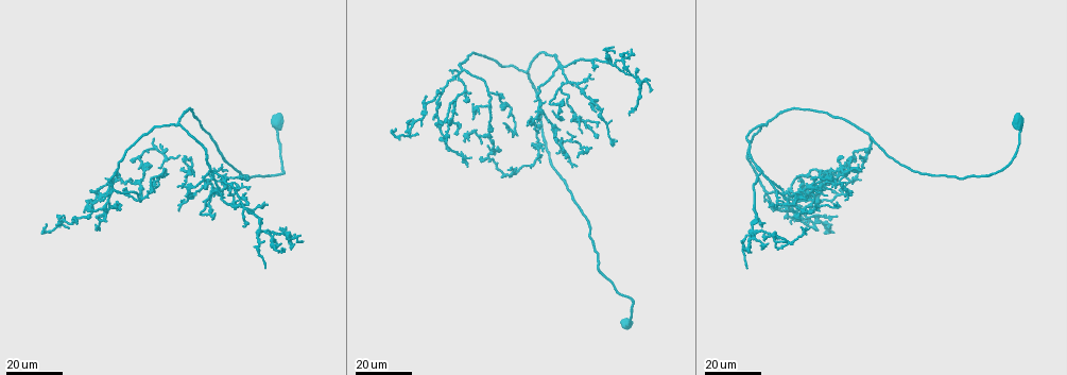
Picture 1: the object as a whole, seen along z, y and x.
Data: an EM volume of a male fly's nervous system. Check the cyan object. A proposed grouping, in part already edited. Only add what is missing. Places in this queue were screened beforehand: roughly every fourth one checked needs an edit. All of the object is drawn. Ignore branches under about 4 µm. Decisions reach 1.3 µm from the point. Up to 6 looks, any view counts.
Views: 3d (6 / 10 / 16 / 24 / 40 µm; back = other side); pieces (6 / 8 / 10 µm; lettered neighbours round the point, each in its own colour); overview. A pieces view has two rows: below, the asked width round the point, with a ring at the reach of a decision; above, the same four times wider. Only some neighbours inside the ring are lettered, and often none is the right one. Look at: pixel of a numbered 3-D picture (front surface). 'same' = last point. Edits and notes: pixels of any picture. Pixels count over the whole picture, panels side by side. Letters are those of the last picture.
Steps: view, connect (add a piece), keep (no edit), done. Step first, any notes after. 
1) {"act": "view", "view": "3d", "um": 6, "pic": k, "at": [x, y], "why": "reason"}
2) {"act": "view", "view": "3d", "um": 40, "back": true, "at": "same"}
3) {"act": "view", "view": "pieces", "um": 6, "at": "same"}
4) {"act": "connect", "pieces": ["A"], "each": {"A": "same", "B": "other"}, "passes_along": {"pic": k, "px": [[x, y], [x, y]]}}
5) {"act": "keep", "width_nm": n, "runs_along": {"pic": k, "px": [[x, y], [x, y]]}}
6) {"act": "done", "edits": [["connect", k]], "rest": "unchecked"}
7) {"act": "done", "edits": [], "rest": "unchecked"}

{"act": "view", "view": "3d", "um": 16, "pic": 1, "at": [449, 148]}

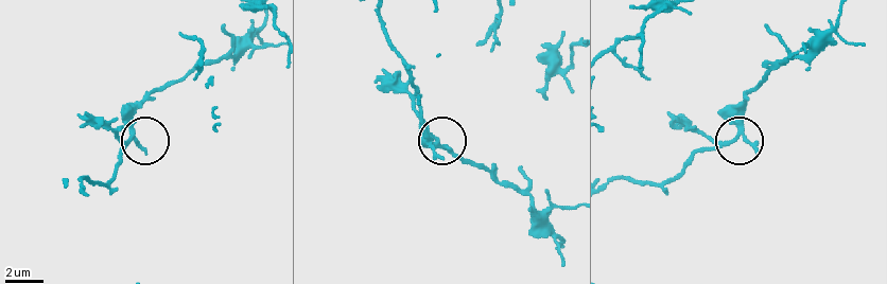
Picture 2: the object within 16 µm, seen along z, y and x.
{"act": "view", "view": "pieces", "um": 10, "pic": 2, "at": [758, 152], "why": "see the neighbours"}

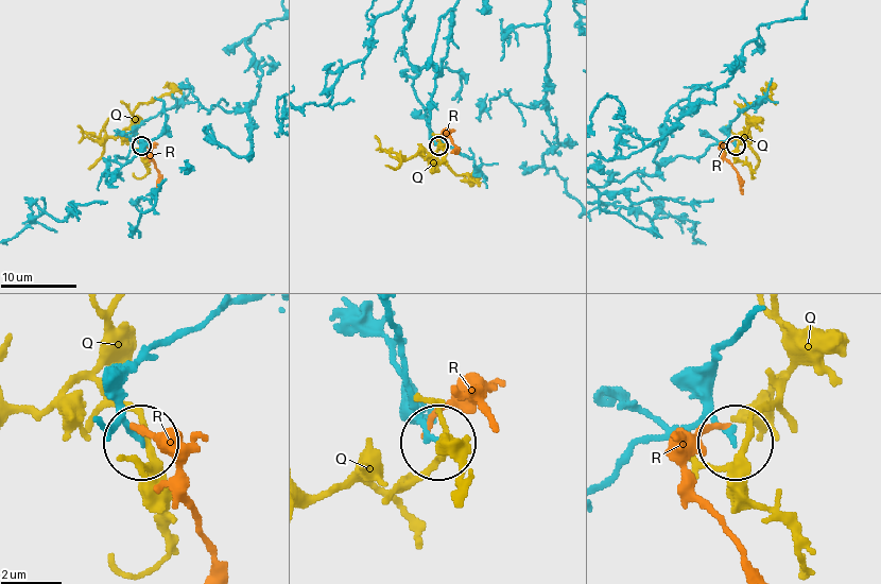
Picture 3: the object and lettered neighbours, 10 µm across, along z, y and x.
{"act": "keep", "width_nm": 180, "each": {"Q": "other", "R": "other"}, "runs_along": {"pic": 3, "px": [[625, 179], [733, 144]]}, "found": "no lettered piece goes on from it"}

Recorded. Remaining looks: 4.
{"act": "view", "view": "3d", "um": 16, "pic": 1, "at": [479, 112], "why": "thin end"}

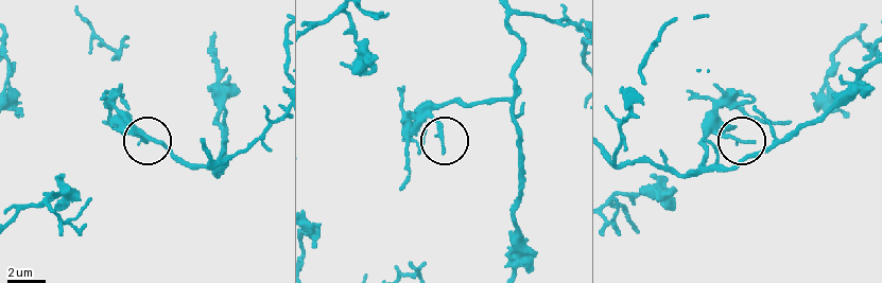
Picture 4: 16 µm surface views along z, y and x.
{"act": "view", "view": "pieces", "um": 6, "pic": 4, "at": [753, 140]}

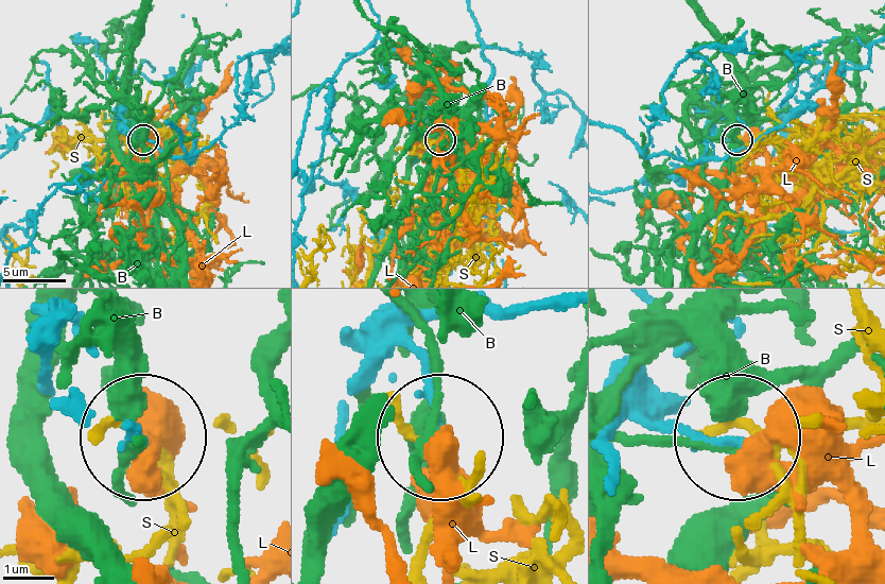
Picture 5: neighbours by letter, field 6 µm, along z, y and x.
{"act": "keep", "each": {"B": "other", "L": "other", "S": "other"}, "found": "none of them fits"}

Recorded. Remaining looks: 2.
{"act": "view", "view": "3d", "um": 16, "pic": 1, "at": [576, 165]}

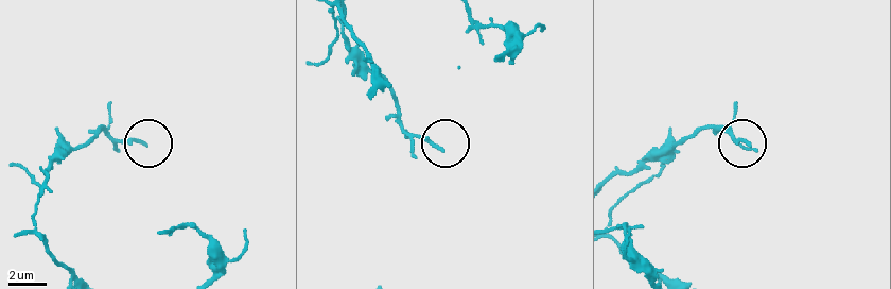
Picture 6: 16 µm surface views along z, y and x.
{"act": "view", "view": "pieces", "um": 10, "pic": 6, "at": [750, 142], "why": "see the neighbours"}

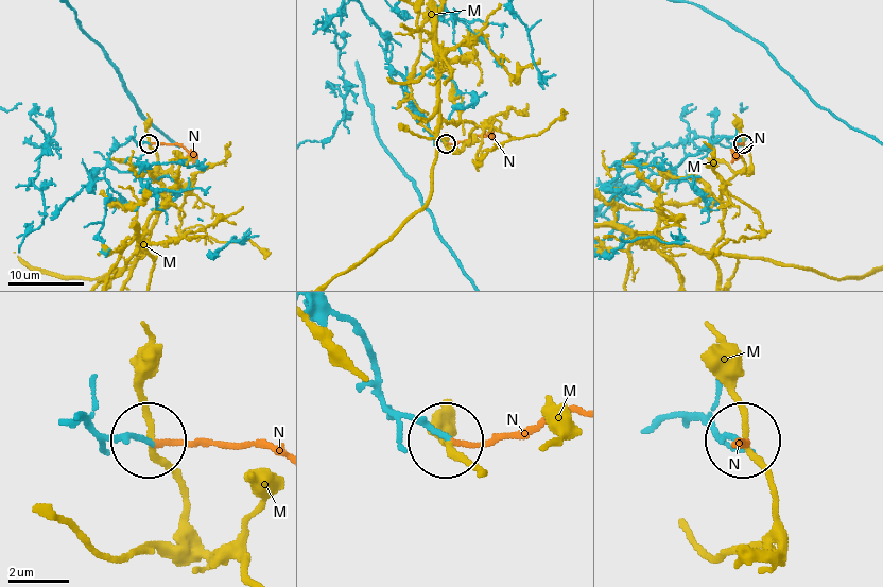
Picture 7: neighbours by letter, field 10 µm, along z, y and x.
{"act": "connect", "pieces": ["N"], "width_nm": 150, "each": {"M": "other", "N": "same"}, "passes_along": {"pic": 7, "px": [[691, 418], [713, 433], [749, 441], [742, 441]]}, "found": "the neuron continues"}

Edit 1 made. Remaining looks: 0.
{"act": "done", "edits": [["connect", 7]], "rest": "unchecked"}

